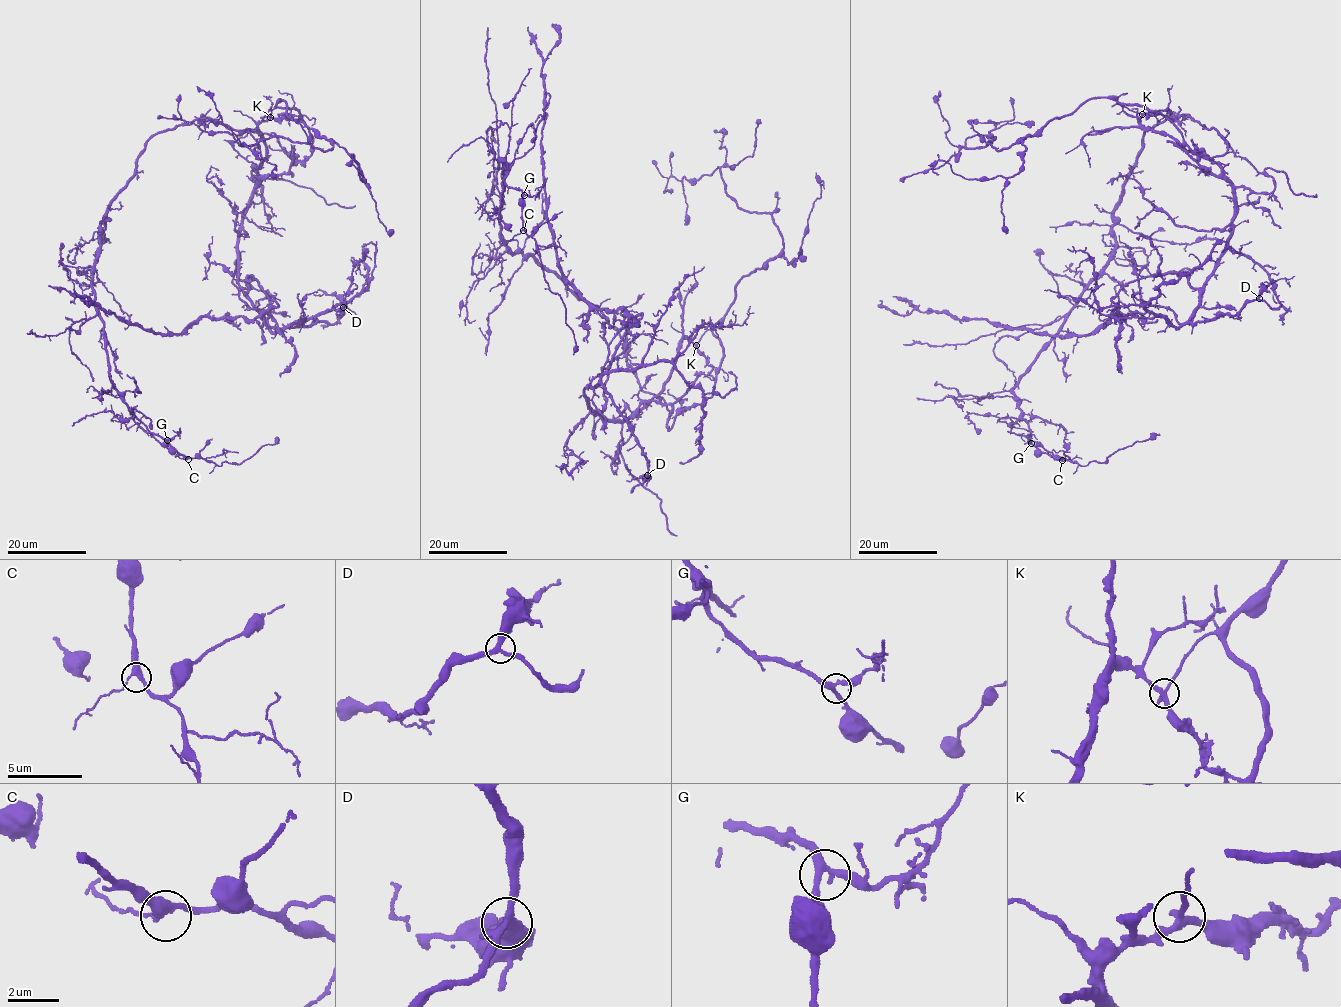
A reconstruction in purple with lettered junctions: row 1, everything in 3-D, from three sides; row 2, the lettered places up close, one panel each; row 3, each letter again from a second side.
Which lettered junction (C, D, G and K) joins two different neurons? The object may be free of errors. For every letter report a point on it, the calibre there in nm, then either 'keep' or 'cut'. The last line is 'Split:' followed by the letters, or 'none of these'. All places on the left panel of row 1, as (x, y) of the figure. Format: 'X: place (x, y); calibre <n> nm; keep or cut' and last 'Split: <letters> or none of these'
C: place (188, 459); calibre 300 nm; keep
D: place (343, 307); calibre 320 nm; keep
G: place (167, 440); calibre 300 nm; keep
K: place (270, 117); calibre 320 nm; cut
Split: K

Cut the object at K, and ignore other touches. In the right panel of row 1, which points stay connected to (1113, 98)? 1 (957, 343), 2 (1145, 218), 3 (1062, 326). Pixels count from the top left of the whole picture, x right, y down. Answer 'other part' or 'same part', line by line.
1: same part
2: other part
3: same part

